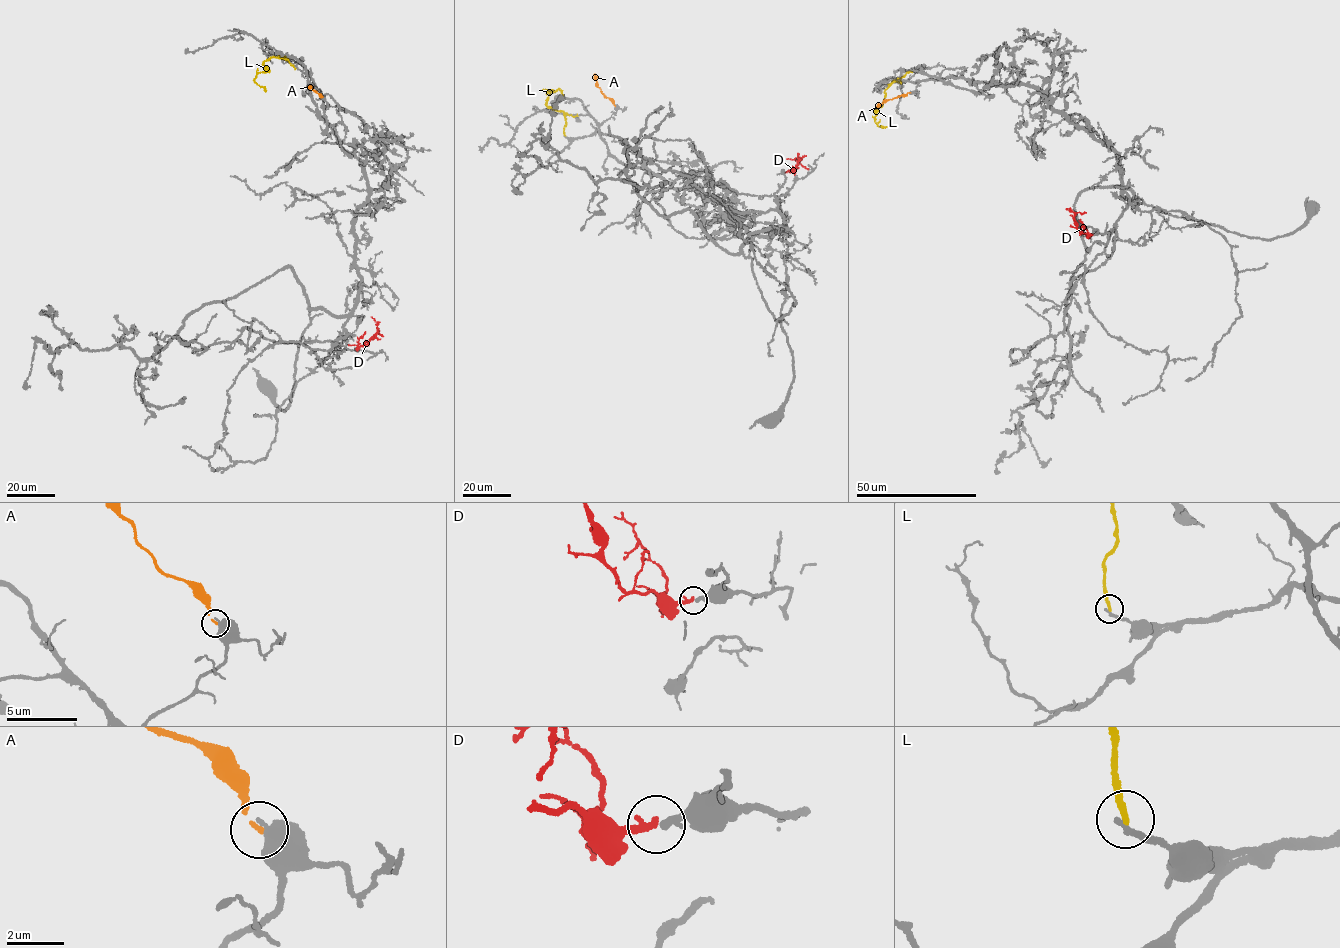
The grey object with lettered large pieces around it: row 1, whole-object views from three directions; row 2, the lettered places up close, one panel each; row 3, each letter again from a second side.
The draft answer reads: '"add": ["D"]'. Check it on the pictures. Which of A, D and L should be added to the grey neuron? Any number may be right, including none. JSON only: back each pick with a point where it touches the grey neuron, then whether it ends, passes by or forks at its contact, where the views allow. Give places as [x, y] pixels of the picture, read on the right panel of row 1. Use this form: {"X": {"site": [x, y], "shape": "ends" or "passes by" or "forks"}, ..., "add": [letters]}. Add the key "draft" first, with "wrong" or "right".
{"draft": "right", "D": {"site": [1092, 235], "shape": "ends"}, "add": ["D"]}

